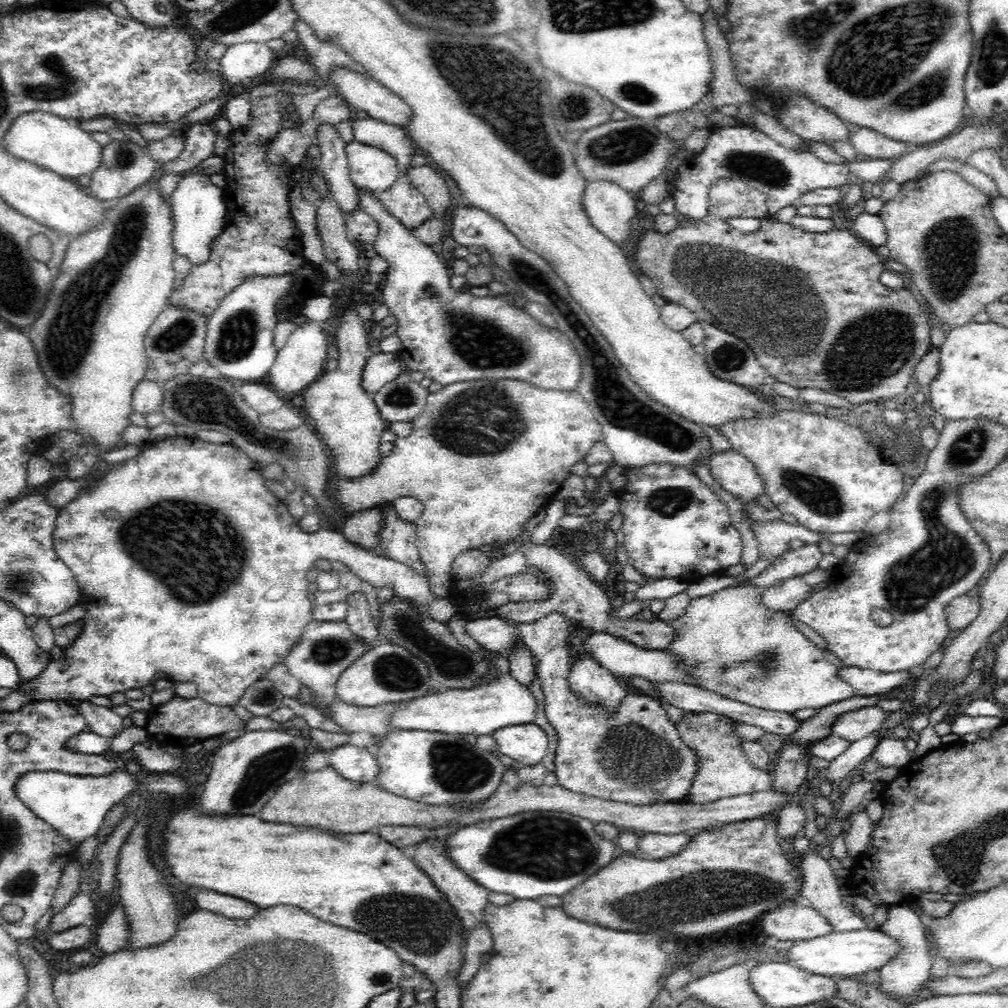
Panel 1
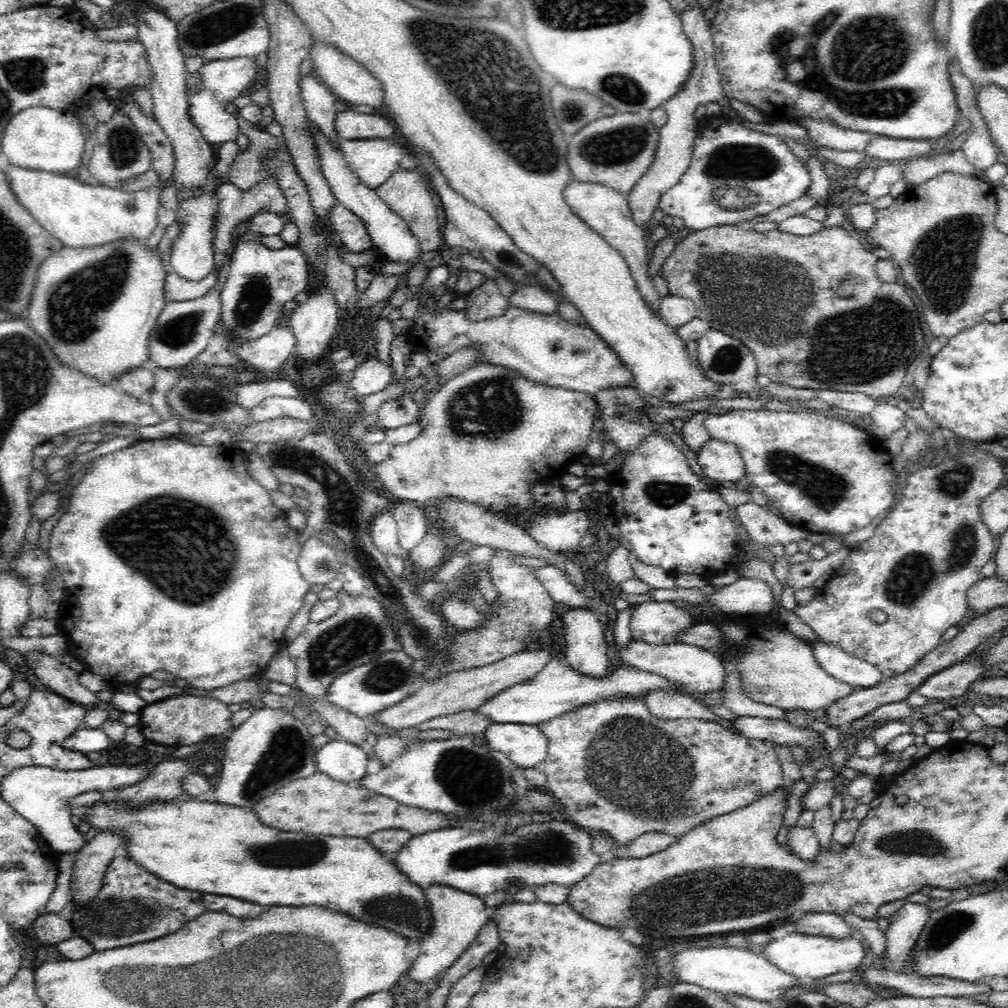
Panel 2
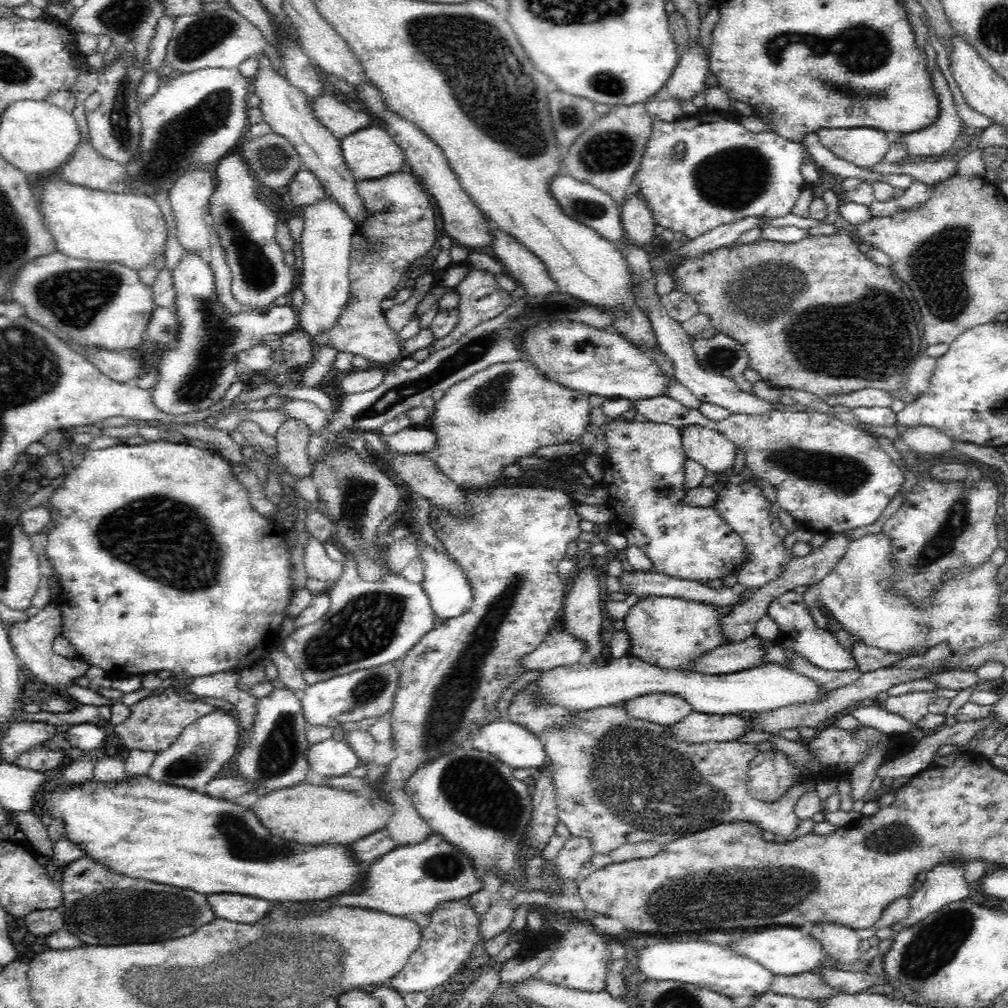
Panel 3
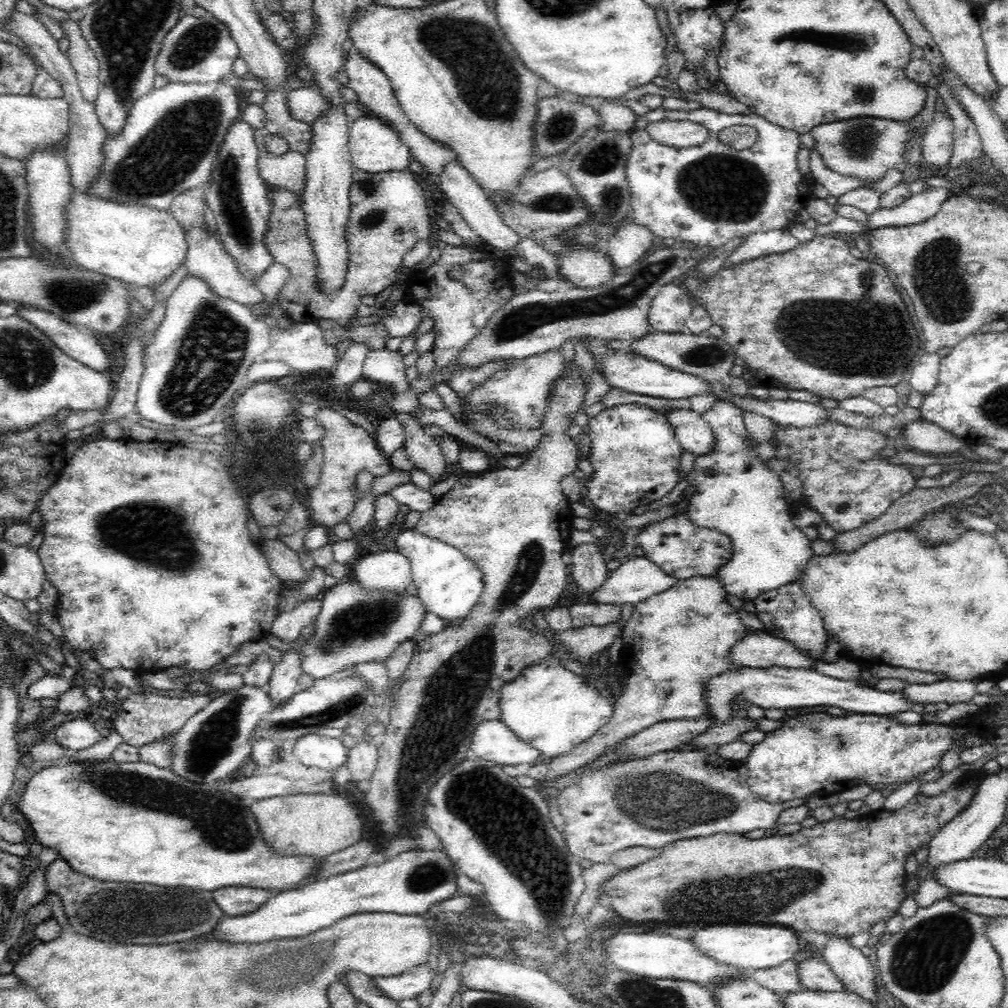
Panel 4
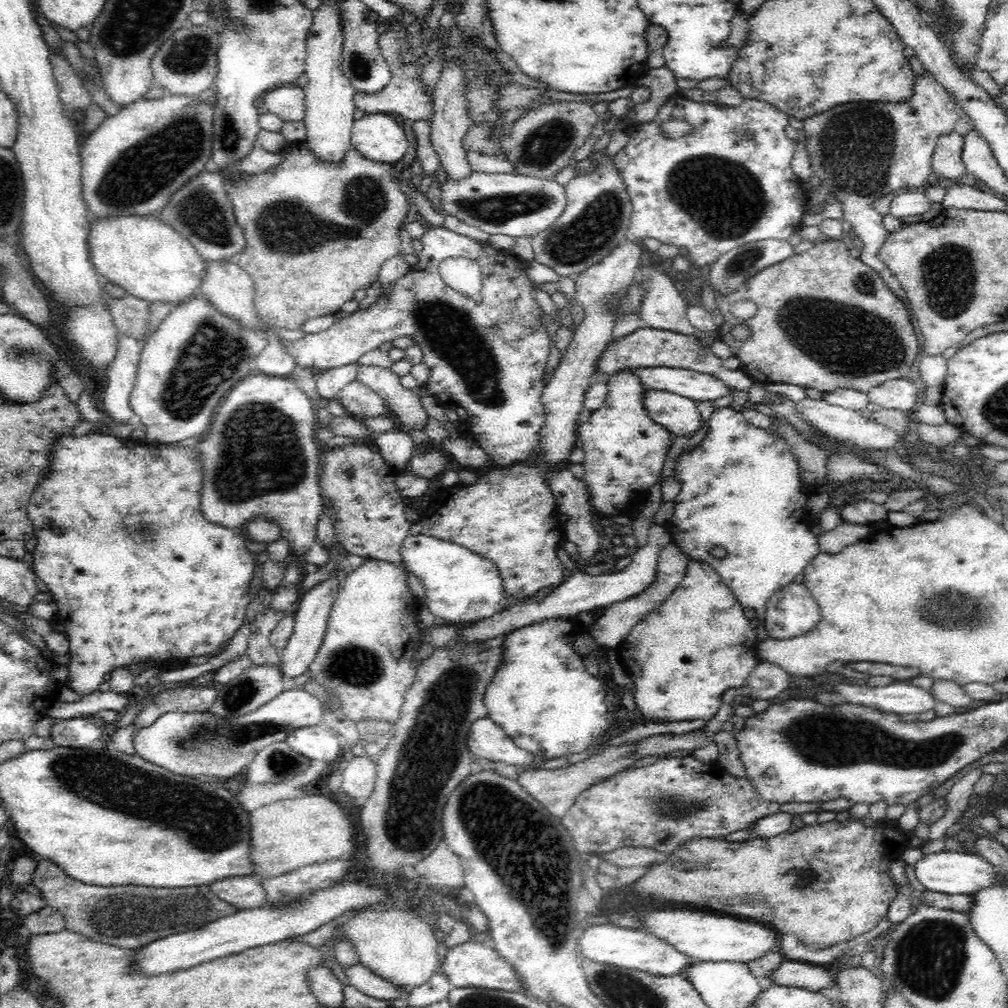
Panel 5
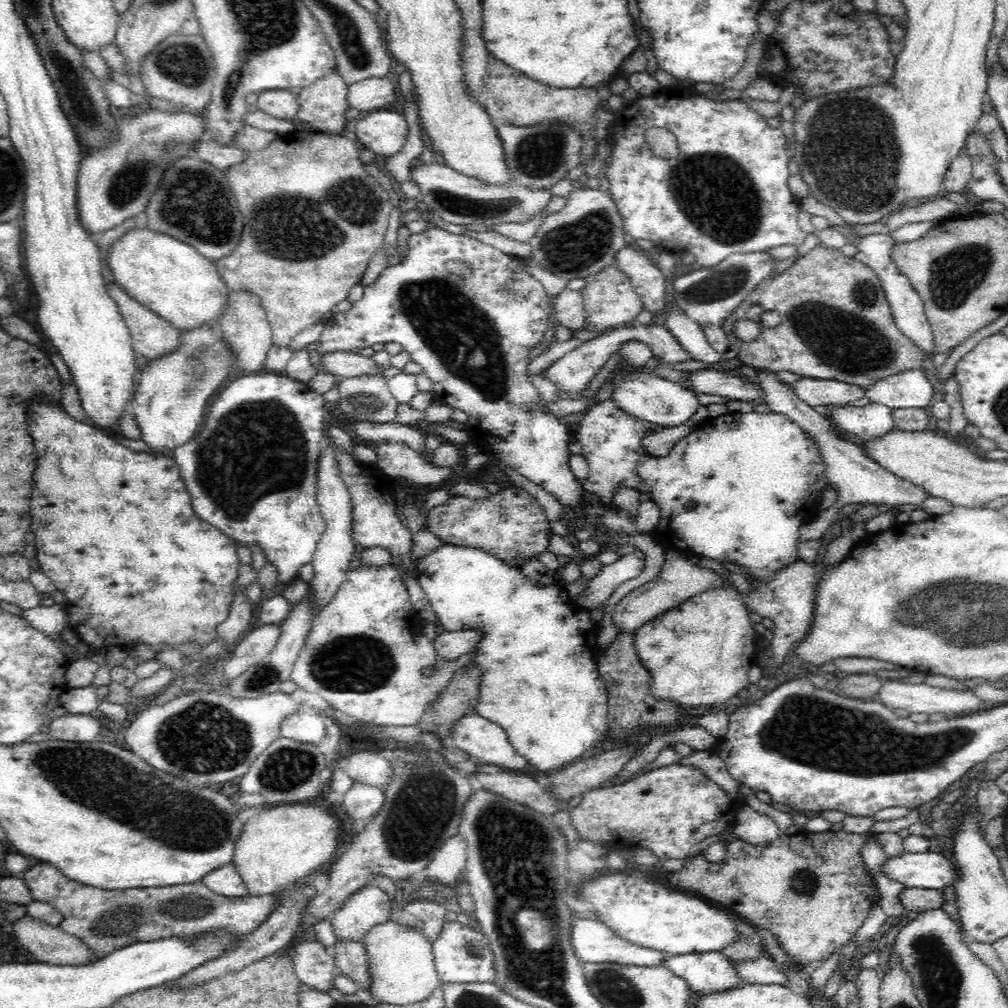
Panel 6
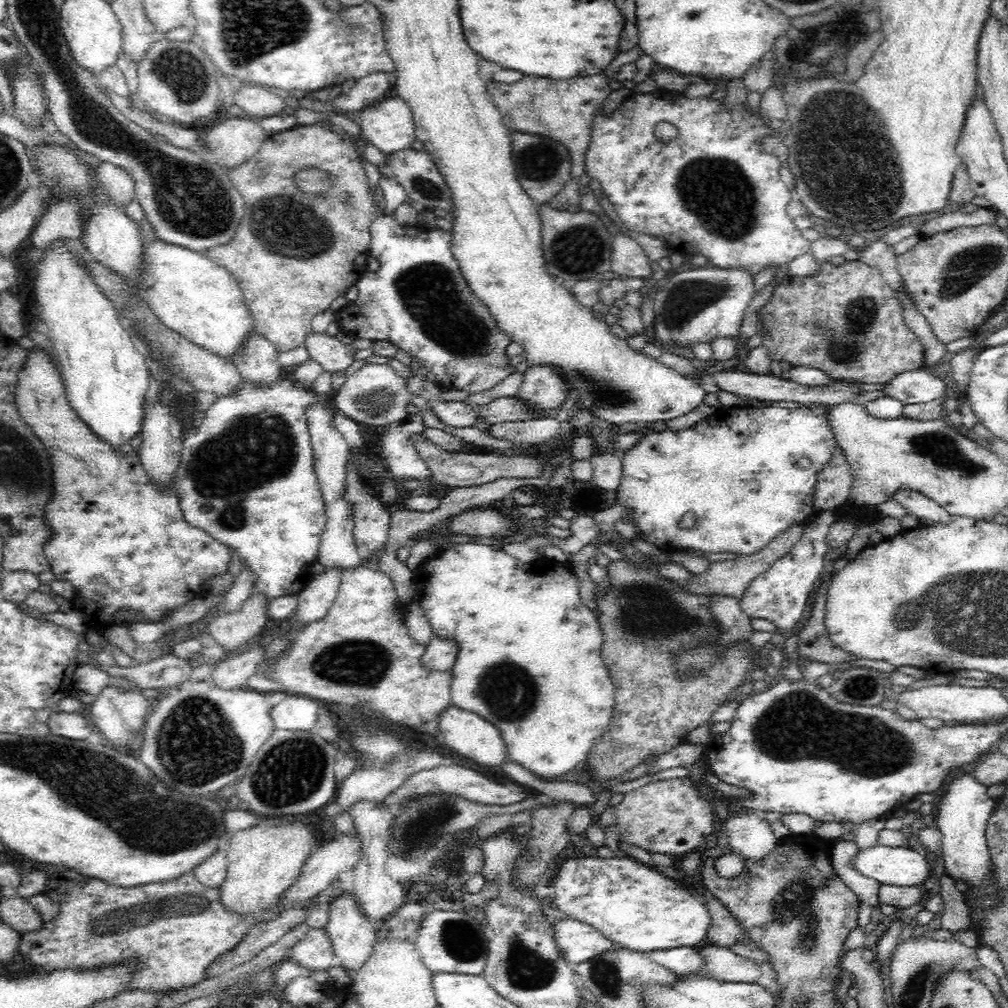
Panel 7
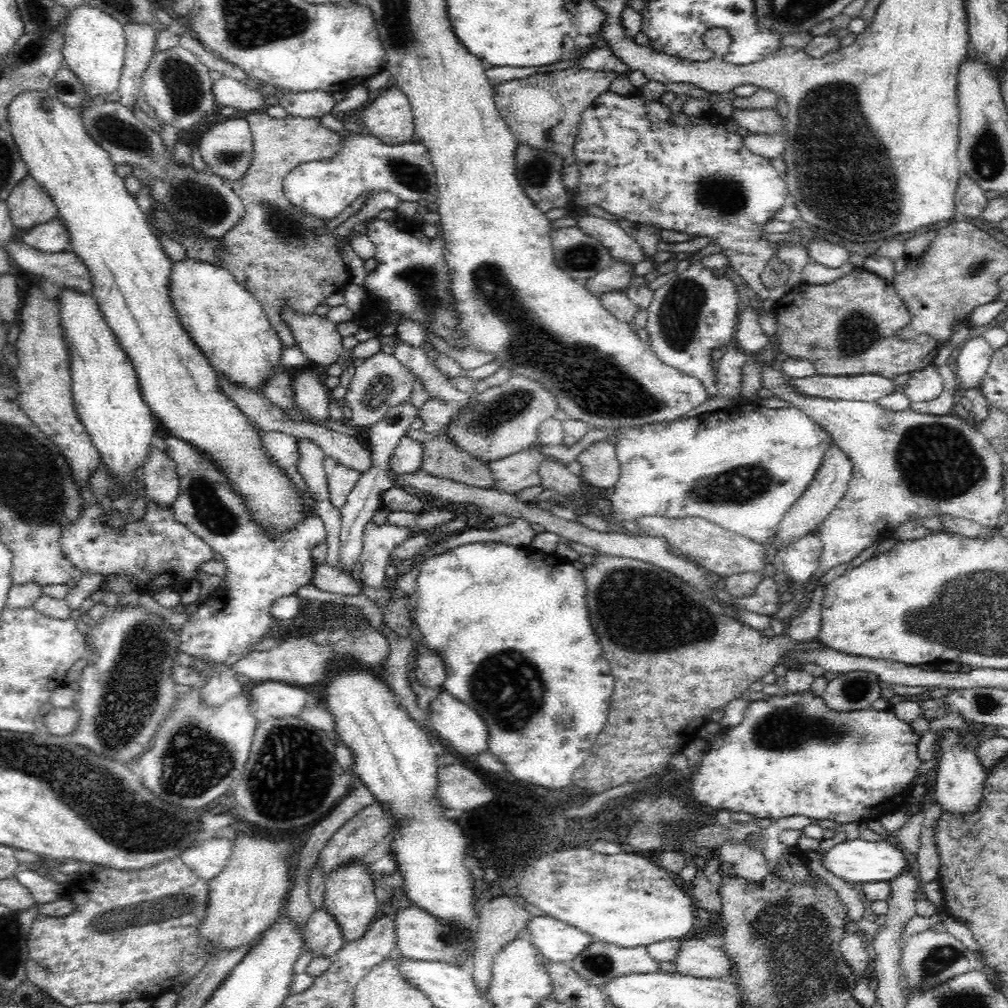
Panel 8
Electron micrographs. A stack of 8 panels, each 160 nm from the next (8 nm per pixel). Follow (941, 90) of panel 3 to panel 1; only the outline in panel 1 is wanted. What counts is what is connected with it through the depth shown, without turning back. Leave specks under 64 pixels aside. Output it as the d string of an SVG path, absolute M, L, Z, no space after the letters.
M852 127L850 141L862 159L890 159L894 161L898 156L918 148L916 144L898 142L879 132L862 127Z

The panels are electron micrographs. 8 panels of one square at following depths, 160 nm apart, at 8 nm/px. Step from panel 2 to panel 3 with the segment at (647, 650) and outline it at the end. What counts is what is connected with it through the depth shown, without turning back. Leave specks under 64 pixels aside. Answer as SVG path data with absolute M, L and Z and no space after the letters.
M756 634L740 642L724 643L696 659L693 671L722 675L759 667L770 662L766 659L764 643Z

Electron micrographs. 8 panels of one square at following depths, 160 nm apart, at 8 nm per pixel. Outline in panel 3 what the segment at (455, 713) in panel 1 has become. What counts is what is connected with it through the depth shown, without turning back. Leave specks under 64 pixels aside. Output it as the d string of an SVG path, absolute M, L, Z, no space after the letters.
M626 656L609 659L606 665L596 665L596 662L586 660L554 667L539 678L541 696L570 710L619 706L634 696L669 692L681 696L699 713L728 716L750 712L758 715L761 712L776 710L778 707L813 703L823 699L830 691L832 690L823 690L815 680L794 672L785 665L771 662L740 672L716 675L658 668L639 658Z

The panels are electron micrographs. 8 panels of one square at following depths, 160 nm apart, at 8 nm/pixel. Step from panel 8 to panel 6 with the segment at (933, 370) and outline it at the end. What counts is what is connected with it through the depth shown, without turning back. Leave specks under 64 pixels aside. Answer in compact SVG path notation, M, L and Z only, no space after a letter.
M916 368L871 384L866 389L865 396L871 402L885 404L893 410L922 408L930 404L934 387L926 379L924 370Z

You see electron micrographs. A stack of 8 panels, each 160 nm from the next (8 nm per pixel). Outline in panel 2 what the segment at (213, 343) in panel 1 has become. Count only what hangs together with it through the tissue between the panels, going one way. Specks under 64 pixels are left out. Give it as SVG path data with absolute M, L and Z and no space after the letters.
M258 212L246 220L240 220L244 231L234 239L232 256L229 260L228 280L220 294L222 321L224 327L246 342L263 337L276 325L284 304L293 300L300 292L307 292L311 283L311 272L306 260L299 257L293 246L271 249L261 243L264 236L279 234L288 222L289 215L276 215L273 212Z

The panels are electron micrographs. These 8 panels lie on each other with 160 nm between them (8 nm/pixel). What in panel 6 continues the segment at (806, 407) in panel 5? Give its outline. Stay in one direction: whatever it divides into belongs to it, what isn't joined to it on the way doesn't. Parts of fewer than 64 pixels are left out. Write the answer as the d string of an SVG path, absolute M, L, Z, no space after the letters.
M871 402L865 406L840 406L832 411L832 418L843 431L850 432L858 438L874 438L887 434L894 426L894 410L885 404Z

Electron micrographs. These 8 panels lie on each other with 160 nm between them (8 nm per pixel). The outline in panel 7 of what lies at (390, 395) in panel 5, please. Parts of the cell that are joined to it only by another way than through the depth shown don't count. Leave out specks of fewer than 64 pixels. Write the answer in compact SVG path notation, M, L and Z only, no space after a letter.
M312 330L306 334L304 346L309 359L318 362L325 371L345 371L353 363L355 350L344 343L336 331L316 333Z

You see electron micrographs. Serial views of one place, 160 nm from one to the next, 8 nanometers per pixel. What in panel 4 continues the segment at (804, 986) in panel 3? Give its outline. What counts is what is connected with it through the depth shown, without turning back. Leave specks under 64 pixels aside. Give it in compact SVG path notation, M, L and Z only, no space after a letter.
M795 958L784 960L772 968L750 971L750 975L758 984L781 996L786 992L798 992L803 989L800 988L800 981L796 975Z

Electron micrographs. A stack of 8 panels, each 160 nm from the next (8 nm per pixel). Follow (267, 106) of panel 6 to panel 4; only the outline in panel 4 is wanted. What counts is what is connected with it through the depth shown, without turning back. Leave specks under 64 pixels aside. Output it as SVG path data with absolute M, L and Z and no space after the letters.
M312 86L290 90L286 92L284 99L290 115L299 121L314 122L314 118L318 118L326 110L322 95Z

